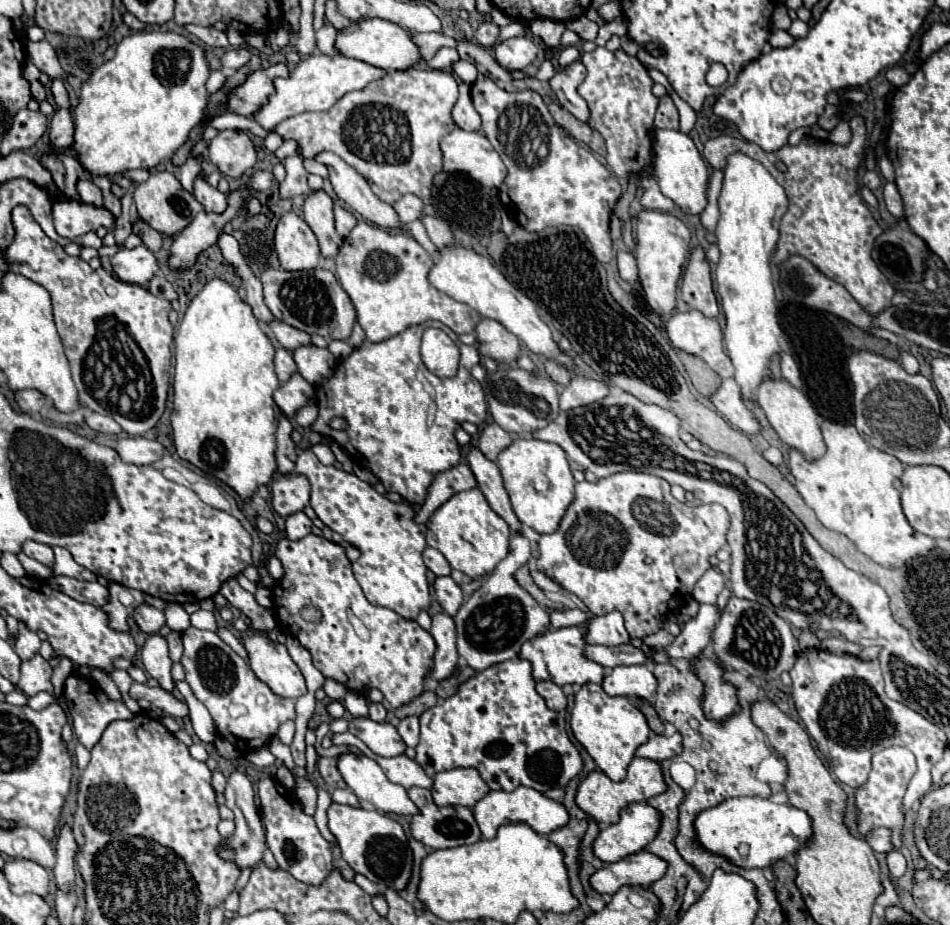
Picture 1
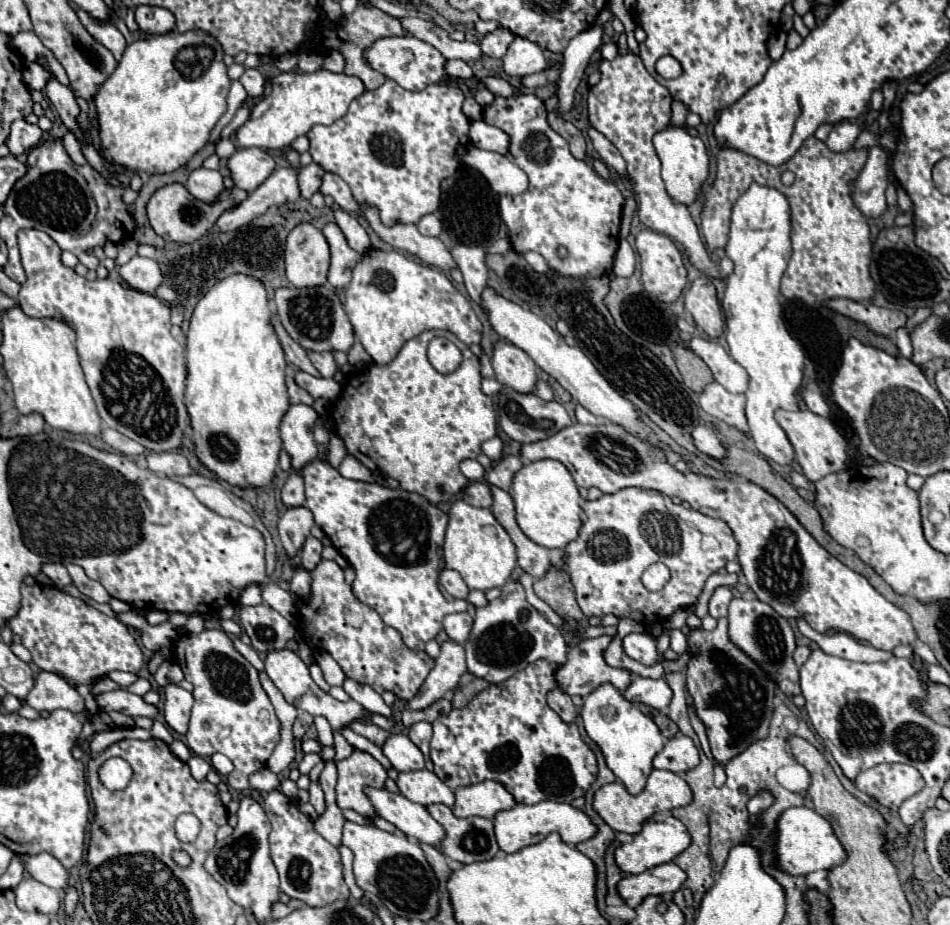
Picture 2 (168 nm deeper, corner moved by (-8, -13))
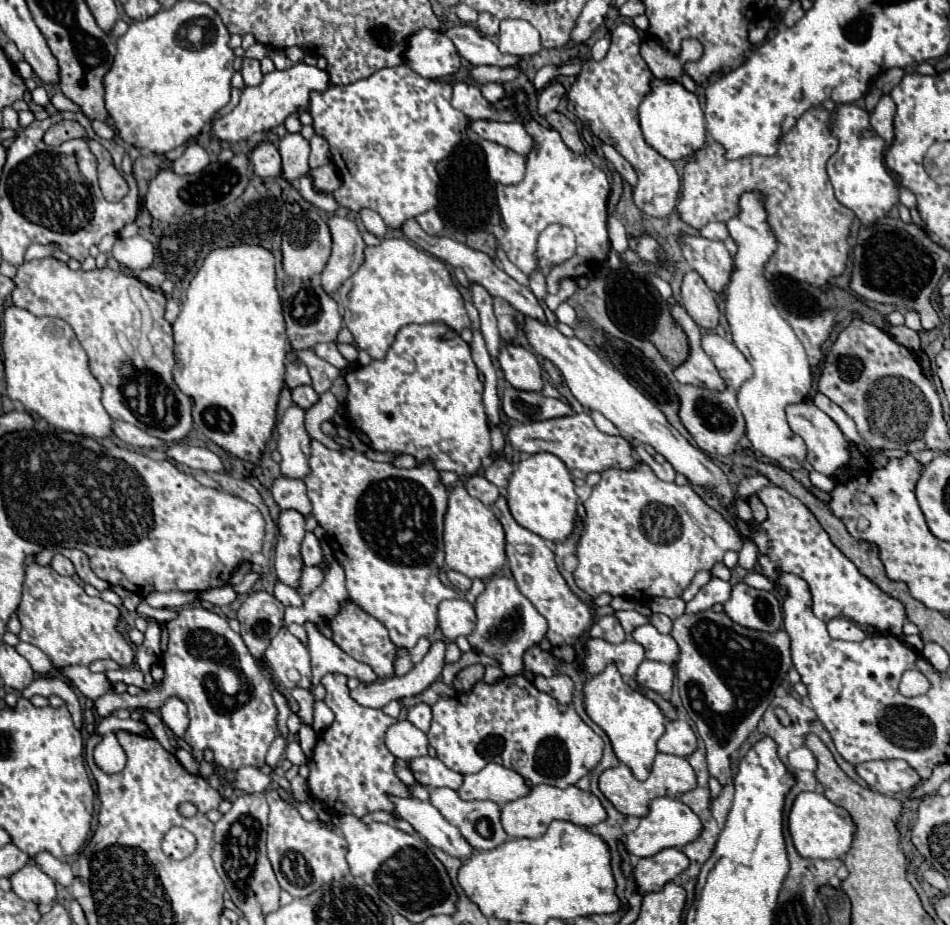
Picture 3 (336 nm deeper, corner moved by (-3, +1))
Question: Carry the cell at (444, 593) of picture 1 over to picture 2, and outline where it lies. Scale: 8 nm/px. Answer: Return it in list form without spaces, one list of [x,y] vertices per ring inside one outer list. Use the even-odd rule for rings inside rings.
[[[454,613],[454,615],[446,615],[444,619],[444,631],[454,643],[460,643],[460,645],[466,643],[470,635],[470,627],[472,627],[470,613]]]

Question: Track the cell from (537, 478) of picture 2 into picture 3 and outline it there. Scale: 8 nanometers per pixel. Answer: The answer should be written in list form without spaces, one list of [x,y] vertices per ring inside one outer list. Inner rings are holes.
[[[535,453],[517,463],[507,485],[507,503],[513,519],[543,539],[563,541],[573,531],[577,515],[575,485],[569,469],[565,469],[565,463],[553,453]]]

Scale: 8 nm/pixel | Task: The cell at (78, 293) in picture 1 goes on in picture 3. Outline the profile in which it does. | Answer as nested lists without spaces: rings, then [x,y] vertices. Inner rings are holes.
[[[55,257],[25,261],[23,265],[17,267],[17,275],[13,277],[13,283],[15,283],[15,289],[11,293],[13,305],[27,309],[39,317],[43,315],[61,317],[73,327],[81,347],[89,357],[89,369],[103,389],[101,401],[111,419],[127,421],[167,443],[177,443],[191,431],[191,425],[193,425],[191,401],[189,397],[185,397],[185,393],[179,391],[171,373],[175,367],[175,353],[173,353],[175,341],[173,341],[173,327],[163,317],[167,299],[159,289],[145,285],[135,275],[125,275],[109,267],[93,269],[93,271],[83,271],[83,269],[73,271],[69,269],[67,263]],[[145,327],[149,329],[143,339],[141,333],[145,331]]]

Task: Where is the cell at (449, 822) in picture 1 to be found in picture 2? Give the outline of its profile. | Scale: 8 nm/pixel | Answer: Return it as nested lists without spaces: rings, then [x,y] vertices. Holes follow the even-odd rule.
[[[428,805],[426,809],[446,829],[446,837],[440,845],[444,855],[462,863],[476,863],[488,861],[500,853],[492,819],[458,819],[446,805]]]

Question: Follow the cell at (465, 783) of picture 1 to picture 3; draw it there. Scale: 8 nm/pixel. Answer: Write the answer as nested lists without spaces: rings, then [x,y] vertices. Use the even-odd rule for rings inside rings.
[[[497,763],[485,765],[479,773],[465,775],[463,785],[457,791],[463,801],[493,801],[499,807],[525,793],[529,793],[529,787],[523,783],[523,777]]]

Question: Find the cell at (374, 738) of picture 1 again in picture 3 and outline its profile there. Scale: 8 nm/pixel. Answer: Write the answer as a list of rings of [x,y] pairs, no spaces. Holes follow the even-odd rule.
[[[395,721],[385,733],[387,749],[399,759],[415,759],[427,755],[427,737],[409,721]]]

